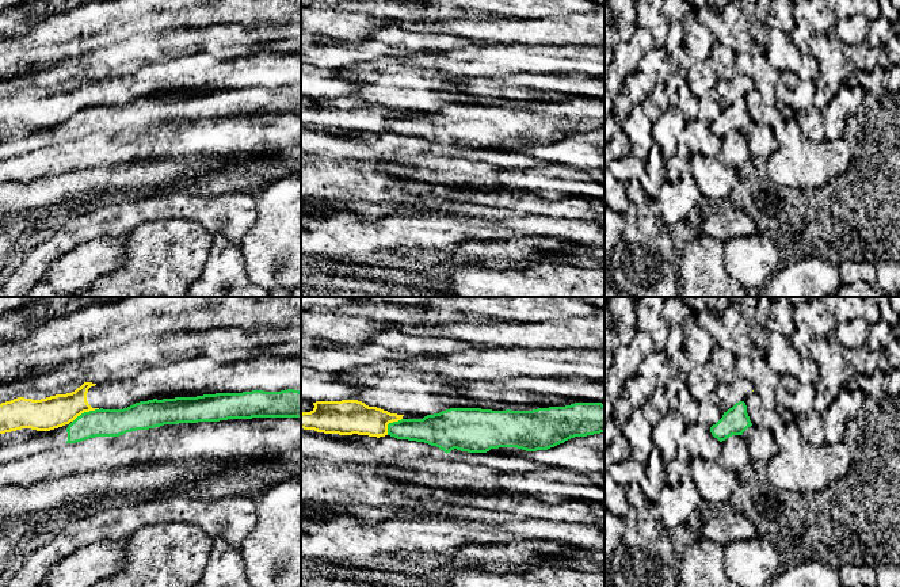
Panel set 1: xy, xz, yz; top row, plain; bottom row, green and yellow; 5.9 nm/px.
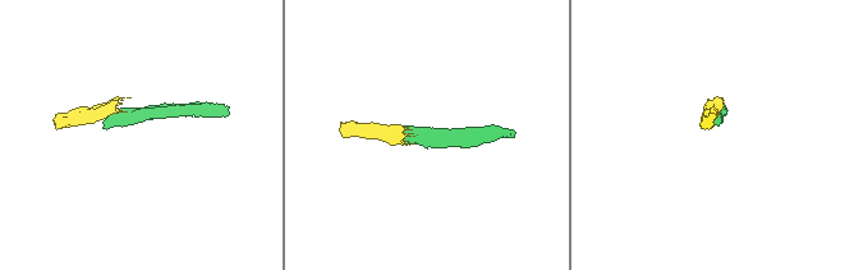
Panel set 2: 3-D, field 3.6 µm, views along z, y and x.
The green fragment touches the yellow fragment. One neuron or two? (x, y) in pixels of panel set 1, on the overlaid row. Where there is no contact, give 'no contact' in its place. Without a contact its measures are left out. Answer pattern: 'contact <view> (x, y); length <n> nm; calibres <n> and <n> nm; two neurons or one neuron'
contact xy (84, 412); length 180 nm; calibres 160 and 190 nm; two neurons

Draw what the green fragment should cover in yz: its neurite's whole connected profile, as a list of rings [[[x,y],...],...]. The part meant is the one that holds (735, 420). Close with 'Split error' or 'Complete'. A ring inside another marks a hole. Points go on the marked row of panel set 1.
[[[739,401],[724,412],[722,418],[710,427],[710,432],[722,442],[732,435],[743,435],[751,426],[752,423],[747,413],[747,405],[744,401]]]. Complete

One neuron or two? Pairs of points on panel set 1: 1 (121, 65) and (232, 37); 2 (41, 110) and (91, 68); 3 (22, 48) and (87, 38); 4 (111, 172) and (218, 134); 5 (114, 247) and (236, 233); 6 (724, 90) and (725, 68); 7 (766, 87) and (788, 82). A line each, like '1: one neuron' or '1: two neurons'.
1: one neuron
2: two neurons
3: one neuron
4: two neurons
5: two neurons
6: two neurons
7: two neurons

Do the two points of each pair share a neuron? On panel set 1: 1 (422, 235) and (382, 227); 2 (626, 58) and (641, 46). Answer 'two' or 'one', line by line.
1: one
2: one

